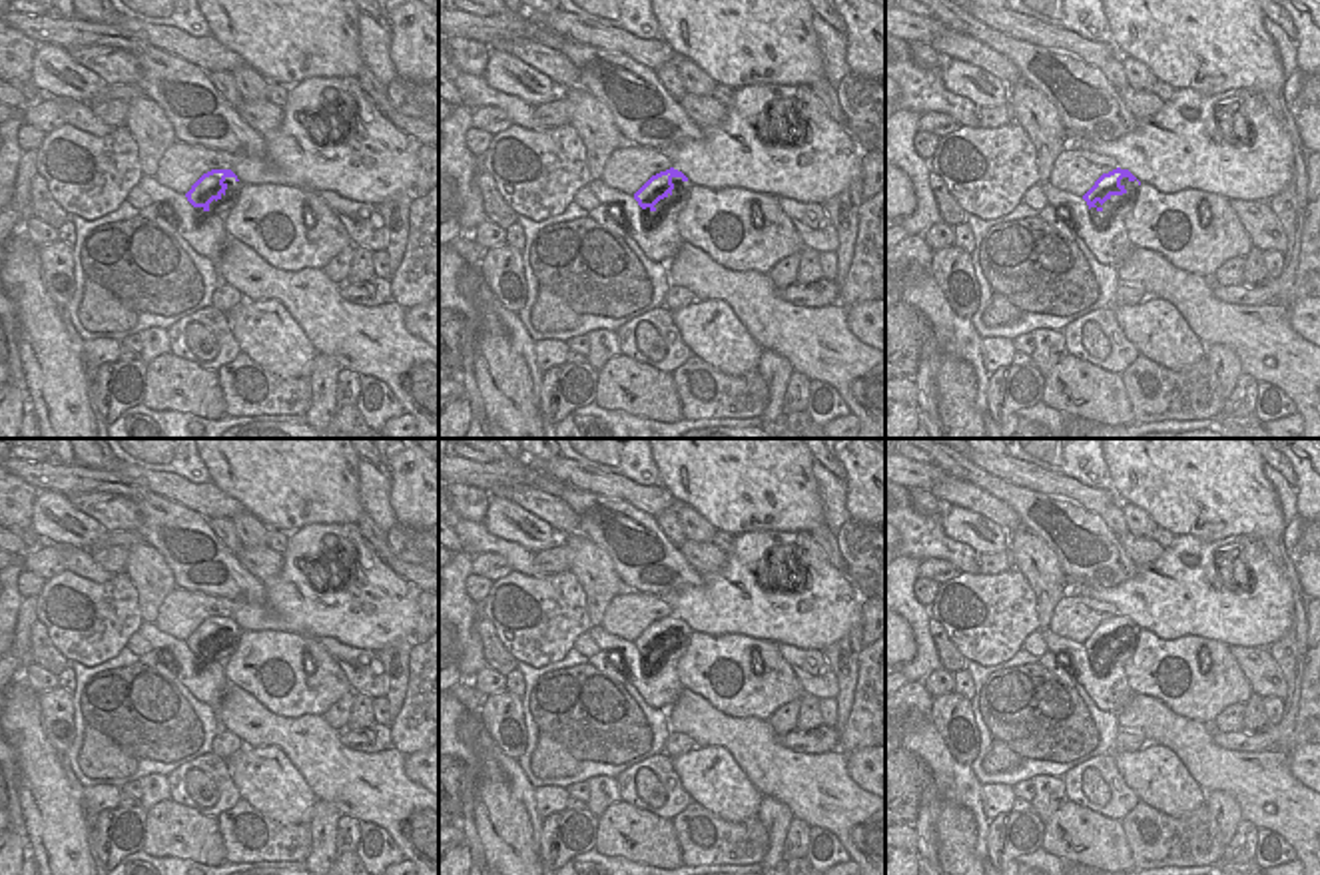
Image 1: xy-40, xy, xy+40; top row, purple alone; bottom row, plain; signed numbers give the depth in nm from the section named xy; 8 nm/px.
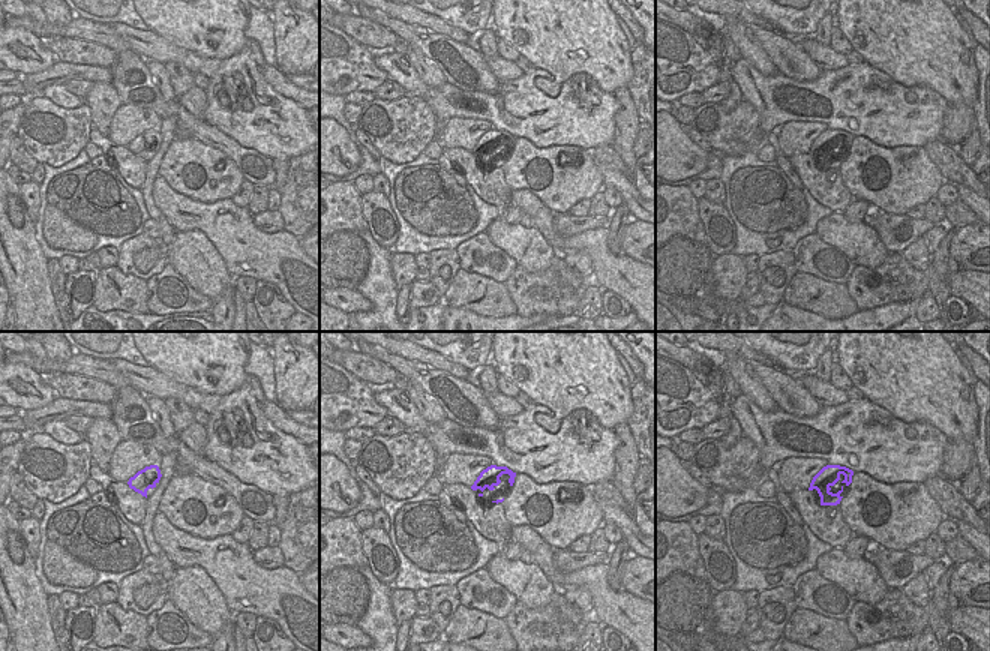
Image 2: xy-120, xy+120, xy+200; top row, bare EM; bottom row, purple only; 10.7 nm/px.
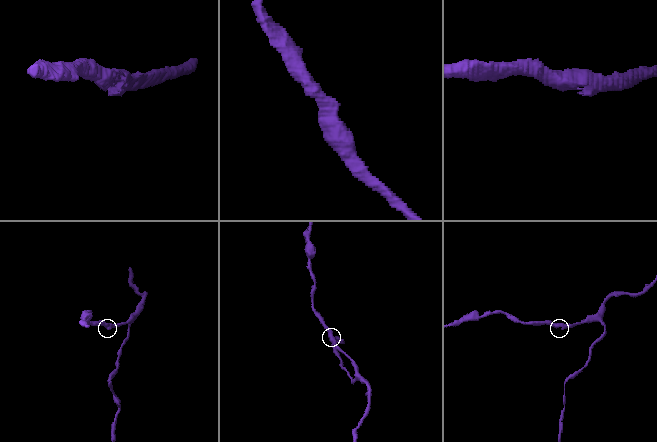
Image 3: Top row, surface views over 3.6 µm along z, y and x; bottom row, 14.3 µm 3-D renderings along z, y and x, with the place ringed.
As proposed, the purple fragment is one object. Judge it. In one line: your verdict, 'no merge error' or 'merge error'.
no merge error

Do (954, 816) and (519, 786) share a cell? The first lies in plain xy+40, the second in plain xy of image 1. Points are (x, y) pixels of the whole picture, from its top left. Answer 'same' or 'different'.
different

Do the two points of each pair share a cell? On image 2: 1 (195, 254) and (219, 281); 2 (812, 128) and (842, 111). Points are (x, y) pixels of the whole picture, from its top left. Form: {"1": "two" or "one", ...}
{"1": "one", "2": "two"}

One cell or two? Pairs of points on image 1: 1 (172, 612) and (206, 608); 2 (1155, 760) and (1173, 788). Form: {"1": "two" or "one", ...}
{"1": "one", "2": "one"}

